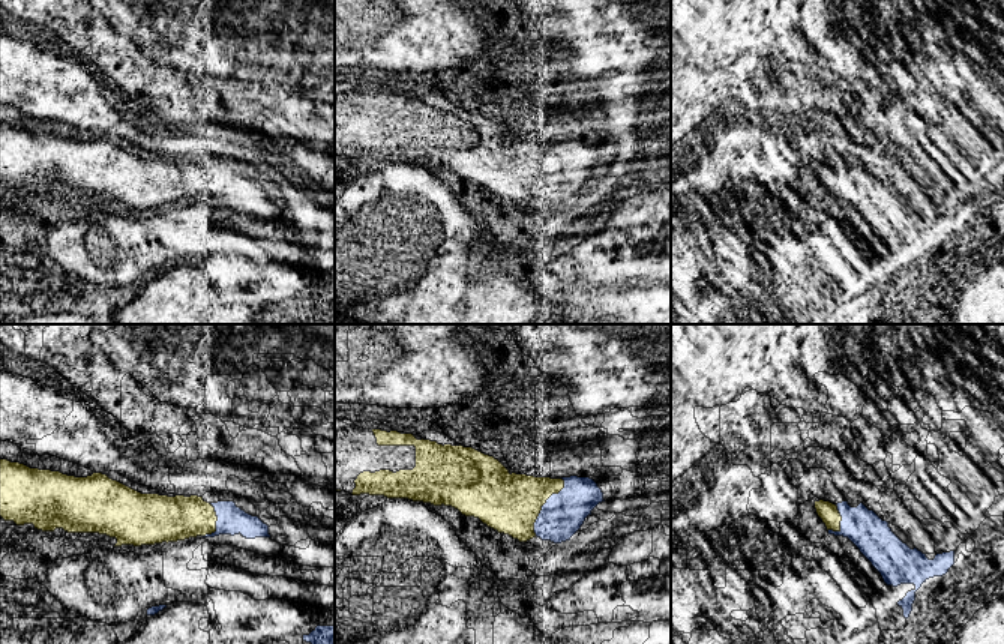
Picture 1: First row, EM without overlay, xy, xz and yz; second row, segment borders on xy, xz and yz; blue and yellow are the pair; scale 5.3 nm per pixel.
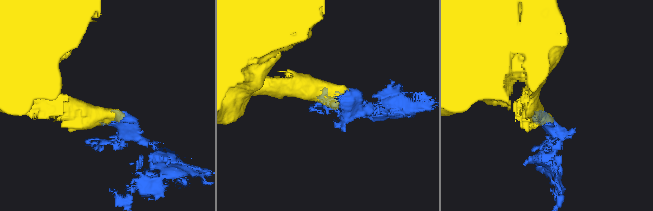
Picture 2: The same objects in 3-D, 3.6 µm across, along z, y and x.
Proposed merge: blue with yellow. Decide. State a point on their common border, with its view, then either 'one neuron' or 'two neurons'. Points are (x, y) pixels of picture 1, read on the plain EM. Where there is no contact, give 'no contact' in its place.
contact xz (544, 168); one neuron

